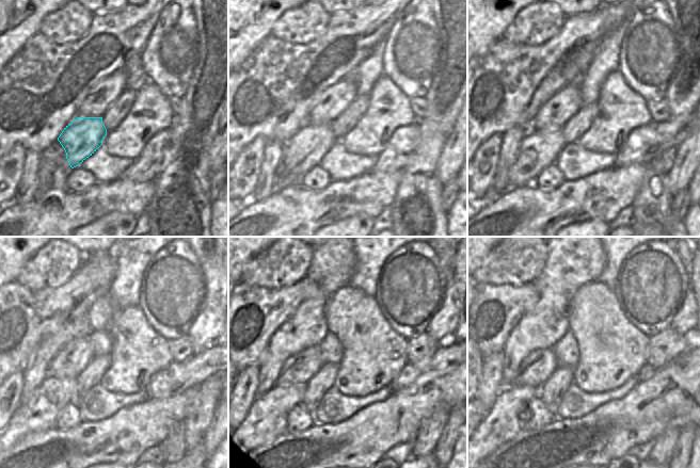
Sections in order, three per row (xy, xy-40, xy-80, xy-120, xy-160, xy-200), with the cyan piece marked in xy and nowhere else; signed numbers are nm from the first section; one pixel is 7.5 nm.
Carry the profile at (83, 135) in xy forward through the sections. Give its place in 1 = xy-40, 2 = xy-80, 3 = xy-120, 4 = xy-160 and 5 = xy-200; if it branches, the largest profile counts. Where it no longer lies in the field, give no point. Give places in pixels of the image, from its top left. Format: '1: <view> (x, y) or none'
1: xy-40 (304, 150)
2: xy-80 (538, 150)
3: xy-120 (38, 413)
4: xy-160 (267, 417)
5: xy-200 (504, 420)

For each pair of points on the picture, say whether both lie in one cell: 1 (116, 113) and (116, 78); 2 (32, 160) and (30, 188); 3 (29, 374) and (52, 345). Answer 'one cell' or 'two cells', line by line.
1: two cells
2: one cell
3: one cell

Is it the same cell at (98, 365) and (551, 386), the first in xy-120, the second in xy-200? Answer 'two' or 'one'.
one

